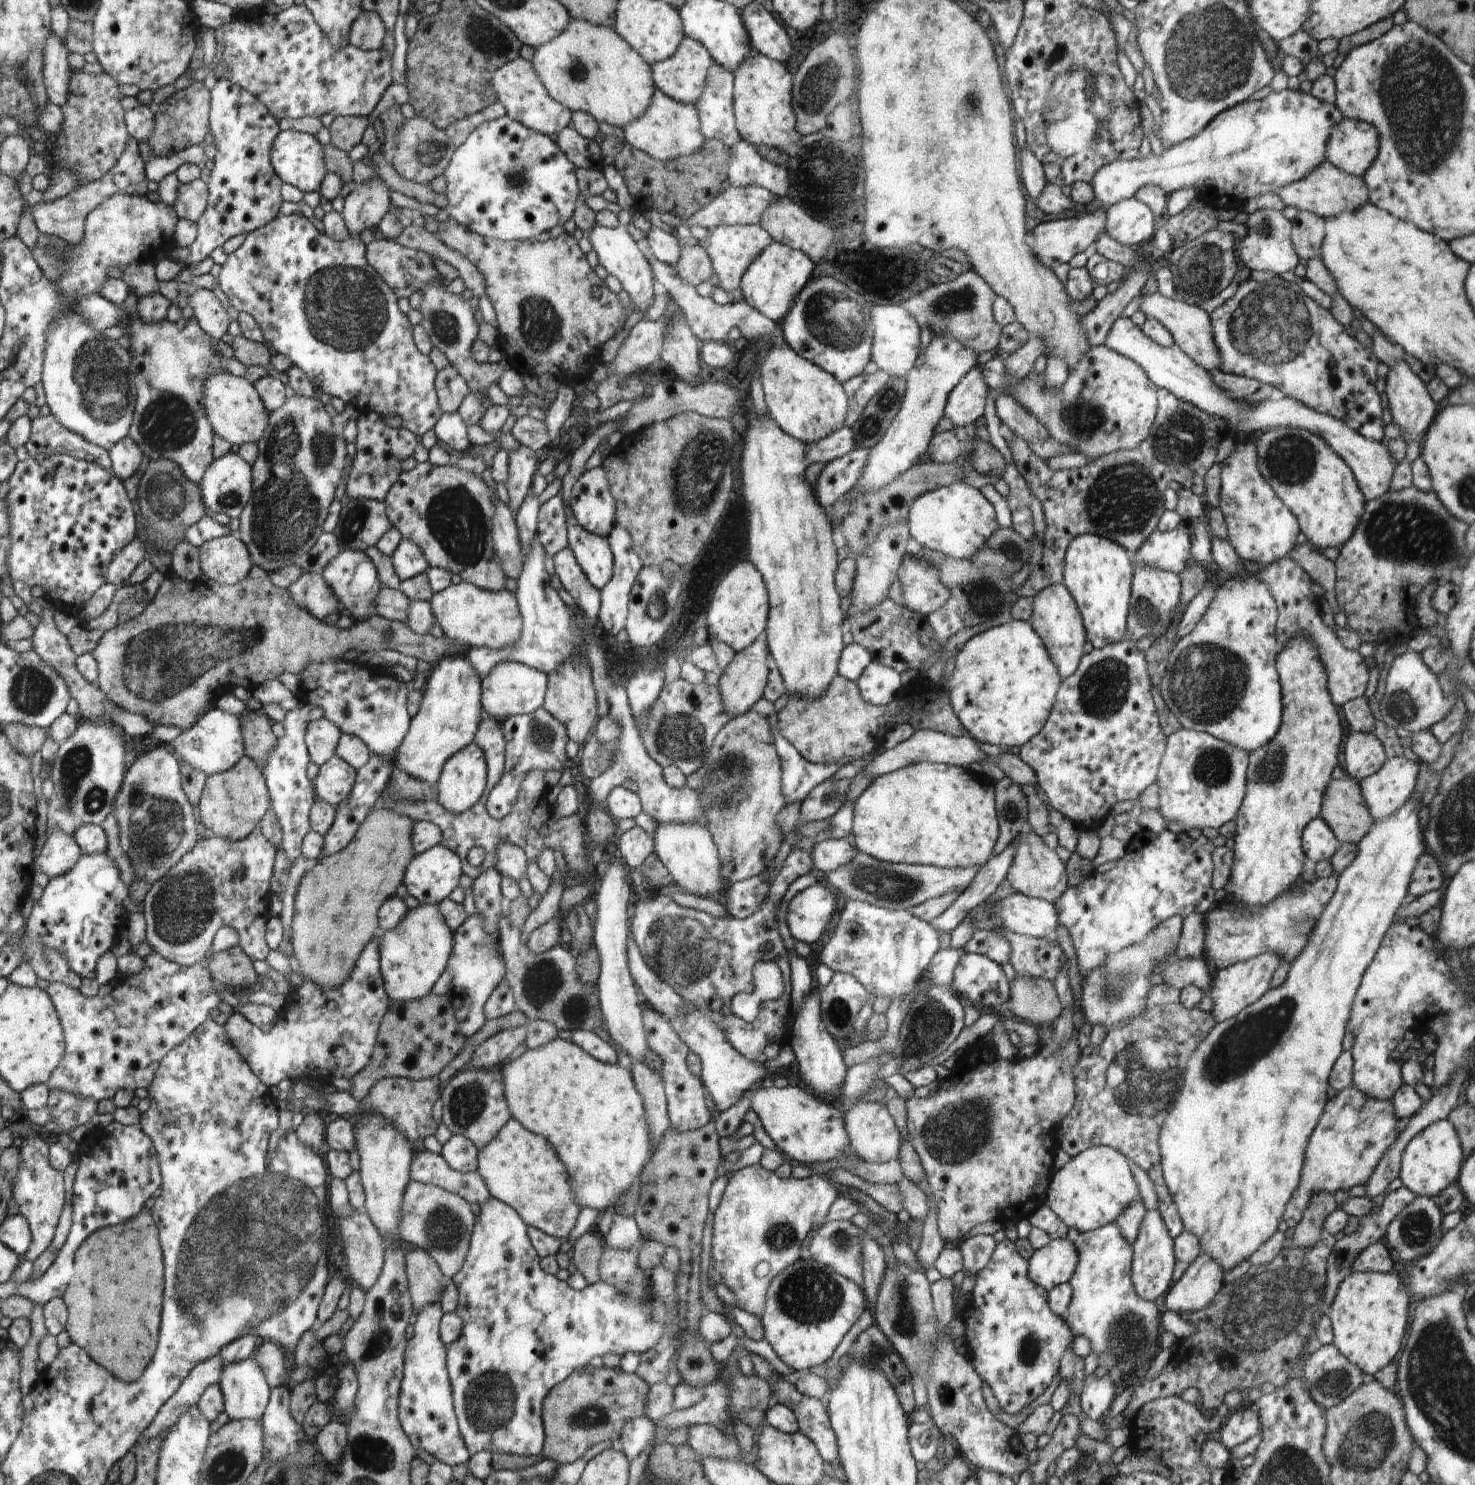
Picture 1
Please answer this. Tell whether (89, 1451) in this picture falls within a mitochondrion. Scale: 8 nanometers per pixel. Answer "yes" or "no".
no

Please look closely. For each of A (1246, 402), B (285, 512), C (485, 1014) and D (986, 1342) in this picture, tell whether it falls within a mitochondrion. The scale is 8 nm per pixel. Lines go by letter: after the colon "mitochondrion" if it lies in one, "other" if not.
A: other
B: mitochondrion
C: other
D: other

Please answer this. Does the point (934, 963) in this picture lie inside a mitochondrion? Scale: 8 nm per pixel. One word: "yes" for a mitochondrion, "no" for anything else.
no

